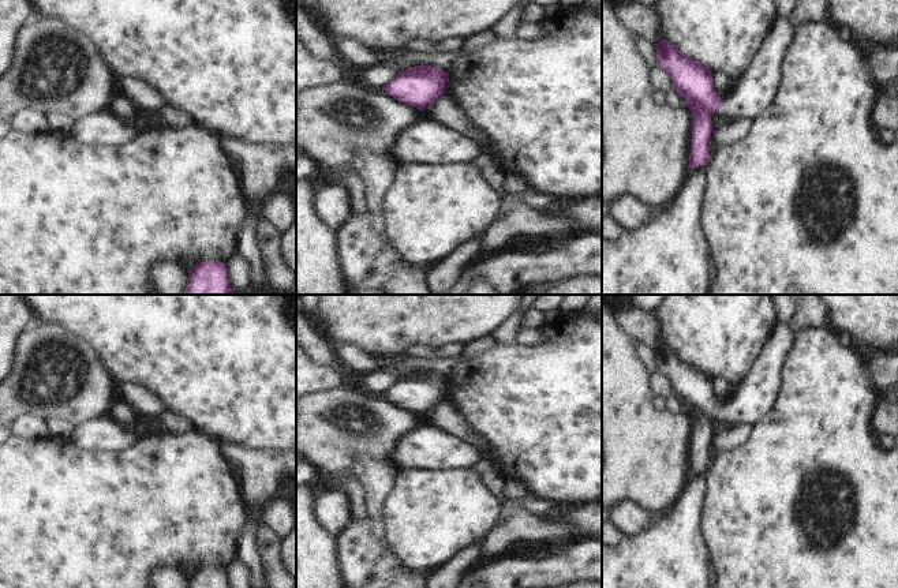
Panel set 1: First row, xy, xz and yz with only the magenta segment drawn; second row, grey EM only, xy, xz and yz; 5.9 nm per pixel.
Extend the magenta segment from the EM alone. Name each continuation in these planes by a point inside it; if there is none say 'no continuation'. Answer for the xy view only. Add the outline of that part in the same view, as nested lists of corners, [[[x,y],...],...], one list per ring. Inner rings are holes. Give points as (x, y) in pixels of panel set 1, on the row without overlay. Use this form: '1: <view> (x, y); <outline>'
no continuation

